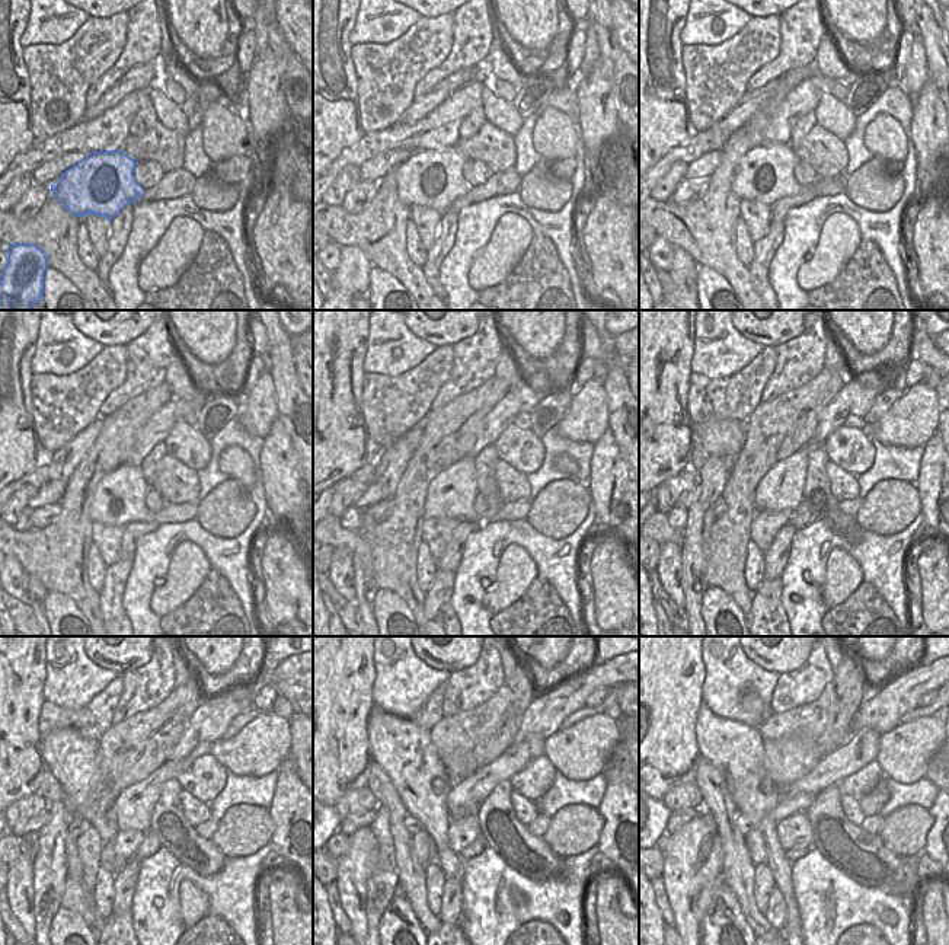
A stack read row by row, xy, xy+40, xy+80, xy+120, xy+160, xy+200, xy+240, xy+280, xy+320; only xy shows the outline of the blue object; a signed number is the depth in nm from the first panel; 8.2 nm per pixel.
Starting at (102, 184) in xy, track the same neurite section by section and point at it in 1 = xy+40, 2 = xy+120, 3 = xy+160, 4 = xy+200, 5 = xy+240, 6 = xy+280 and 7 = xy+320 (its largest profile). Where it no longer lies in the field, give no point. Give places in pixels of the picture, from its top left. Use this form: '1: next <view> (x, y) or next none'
1: next xy+40 (430, 178)
2: next xy+120 (120, 497)
3: next xy+160 (451, 494)
4: next xy+200 (782, 488)
5: next xy+240 (133, 808)
6: next xy+280 (465, 798)
7: next xy+320 (862, 749)

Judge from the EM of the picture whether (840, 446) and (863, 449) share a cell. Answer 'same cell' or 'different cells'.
same cell

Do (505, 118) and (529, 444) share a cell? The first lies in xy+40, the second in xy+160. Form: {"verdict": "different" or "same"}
{"verdict": "same"}

